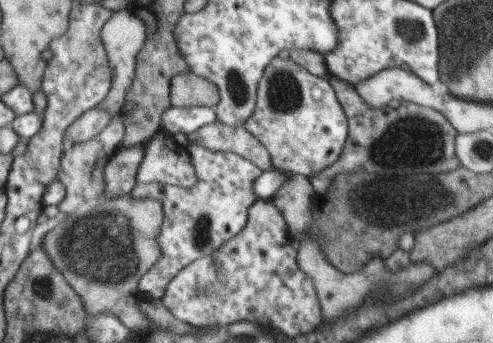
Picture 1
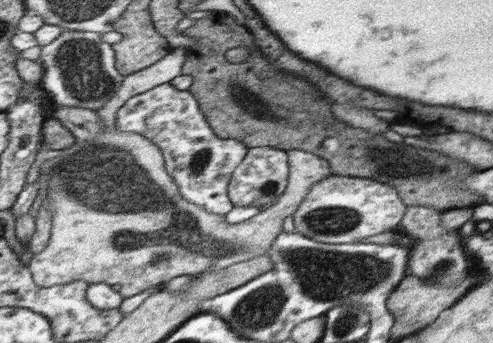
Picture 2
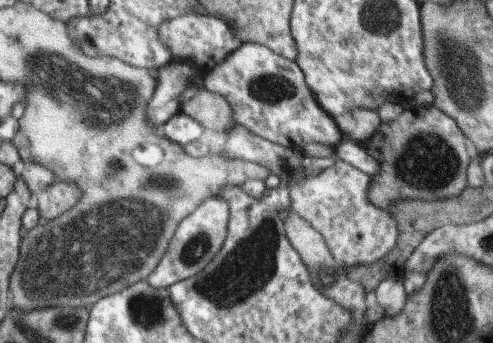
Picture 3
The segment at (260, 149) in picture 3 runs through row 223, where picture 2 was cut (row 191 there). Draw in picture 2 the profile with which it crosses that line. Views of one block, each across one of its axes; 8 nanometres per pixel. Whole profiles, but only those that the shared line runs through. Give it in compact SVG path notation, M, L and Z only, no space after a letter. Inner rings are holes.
M329 174L307 188L303 202L293 212L295 232L323 242L323 244L353 244L359 238L367 238L379 232L399 230L405 204L393 186L381 184L371 178L353 178L349 174Z

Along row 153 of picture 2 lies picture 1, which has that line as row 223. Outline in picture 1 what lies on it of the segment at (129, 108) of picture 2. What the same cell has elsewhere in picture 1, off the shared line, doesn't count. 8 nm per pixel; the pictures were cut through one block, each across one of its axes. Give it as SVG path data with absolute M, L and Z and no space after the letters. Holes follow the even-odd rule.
M187 142L185 148L197 174L195 188L167 188L163 184L151 184L147 188L135 186L129 194L131 202L155 200L163 208L163 224L159 226L159 232L155 236L159 258L137 280L137 292L143 298L163 300L167 288L171 286L175 276L183 272L183 268L195 264L195 260L213 256L223 248L223 244L235 240L235 236L239 236L239 232L247 228L249 210L257 202L253 194L253 180L257 180L263 170L259 170L255 164L251 164L243 156L211 152L197 142Z

